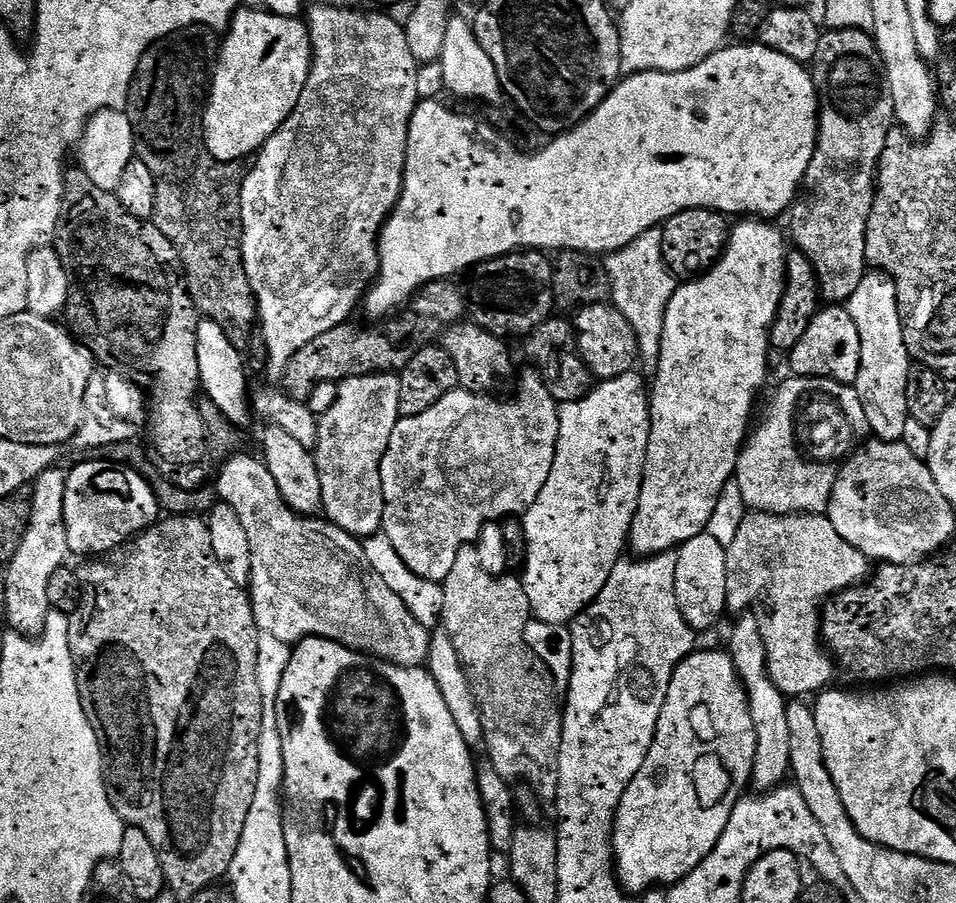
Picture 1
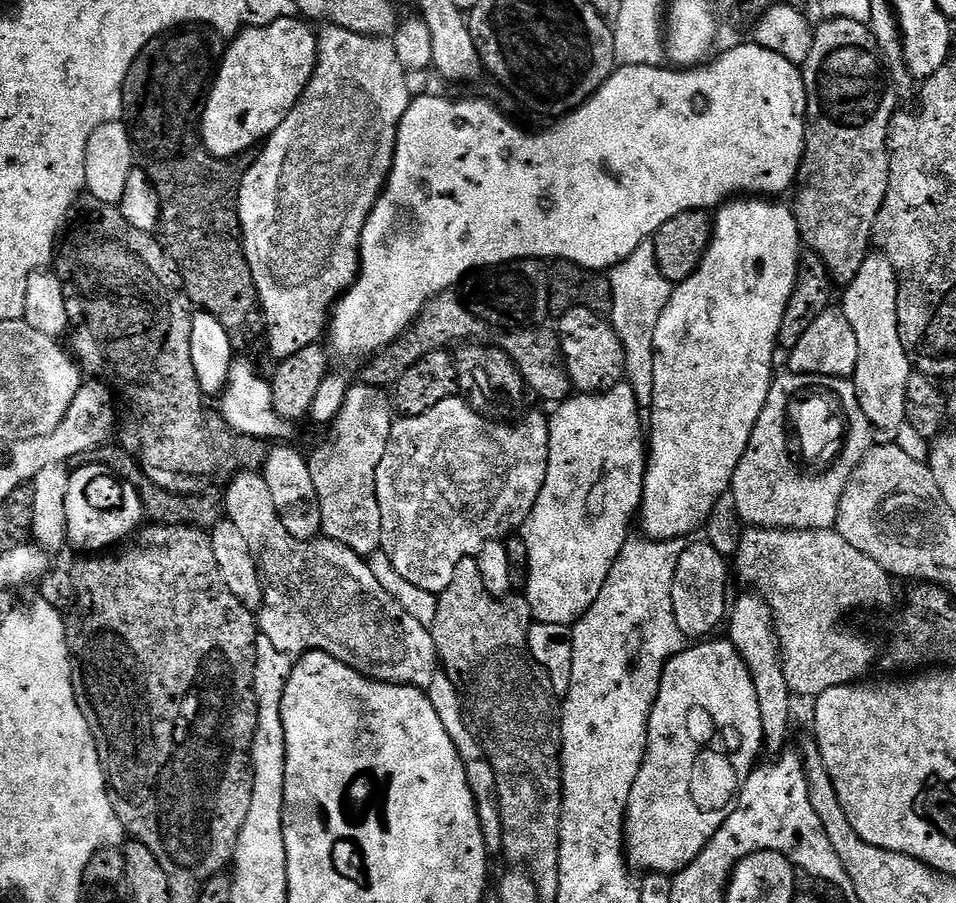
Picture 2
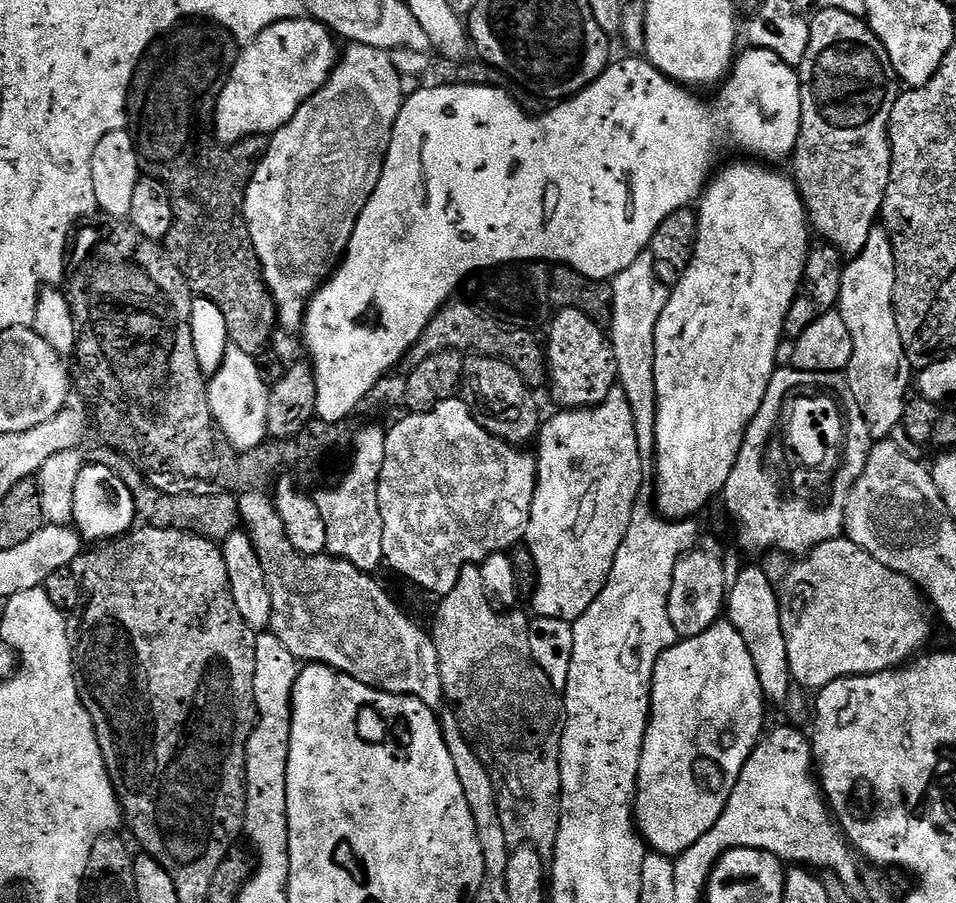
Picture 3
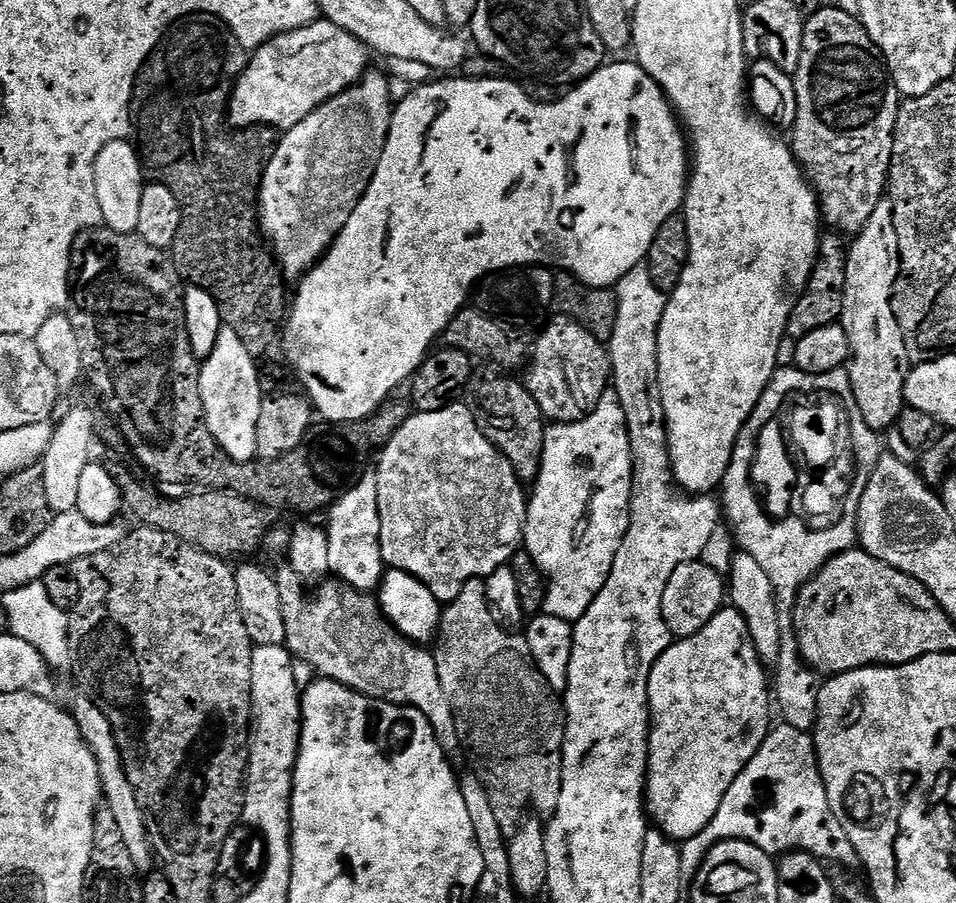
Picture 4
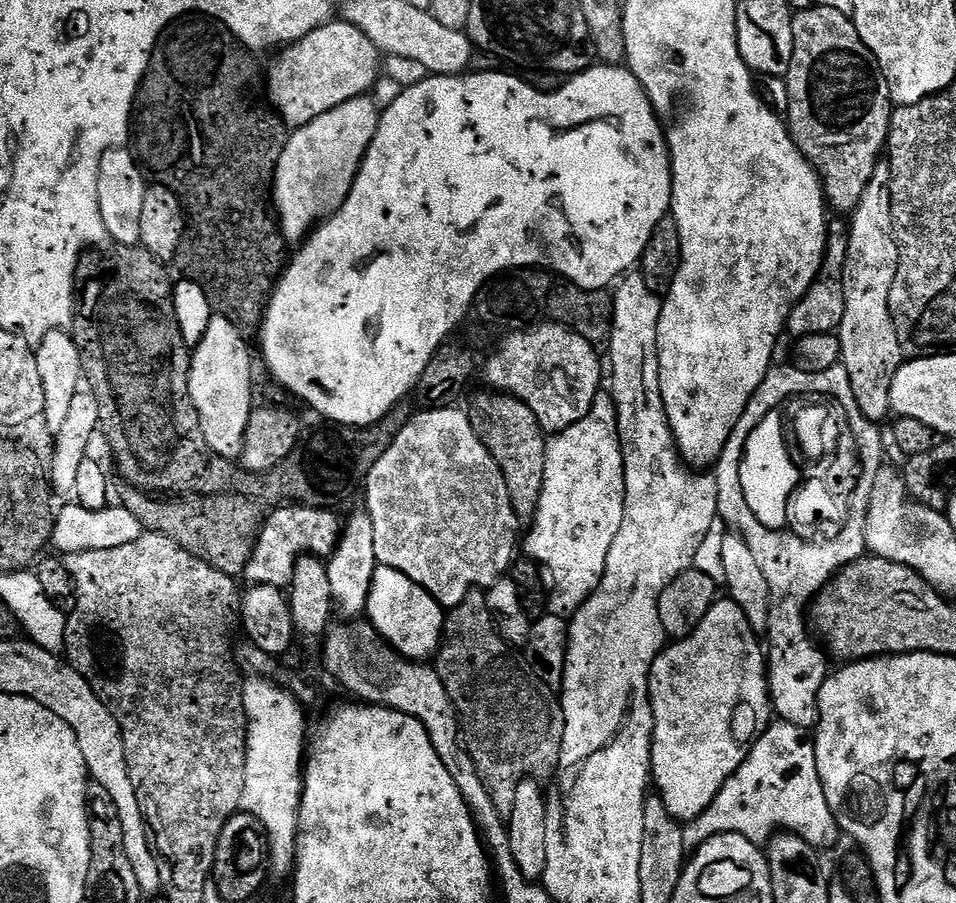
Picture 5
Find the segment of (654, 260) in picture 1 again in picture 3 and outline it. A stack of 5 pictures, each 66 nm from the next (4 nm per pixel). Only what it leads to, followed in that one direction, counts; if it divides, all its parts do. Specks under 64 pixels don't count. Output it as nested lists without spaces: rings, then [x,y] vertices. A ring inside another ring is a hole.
[[[651,251],[642,253],[638,262],[626,266],[622,274],[611,280],[610,287],[614,302],[610,339],[616,359],[616,378],[618,387],[626,394],[626,402],[630,402],[630,414],[634,414],[634,434],[638,434],[640,456],[648,462],[653,459],[656,451],[658,414],[654,382],[654,334],[670,292],[654,274],[654,258]]]

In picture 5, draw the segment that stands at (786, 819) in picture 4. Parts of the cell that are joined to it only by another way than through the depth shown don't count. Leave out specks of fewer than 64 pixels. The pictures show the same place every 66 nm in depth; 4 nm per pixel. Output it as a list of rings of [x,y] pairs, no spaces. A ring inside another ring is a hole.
[[[783,722],[769,724],[762,738],[753,744],[746,762],[742,762],[742,766],[738,766],[738,770],[726,782],[726,786],[718,790],[718,798],[714,798],[707,810],[685,827],[684,847],[688,850],[701,848],[719,832],[740,832],[751,844],[757,846],[767,845],[777,832],[794,832],[818,850],[825,850],[824,848],[830,847],[836,839],[841,839],[840,827],[826,802],[826,794],[818,778],[816,746],[813,737],[805,729]]]

